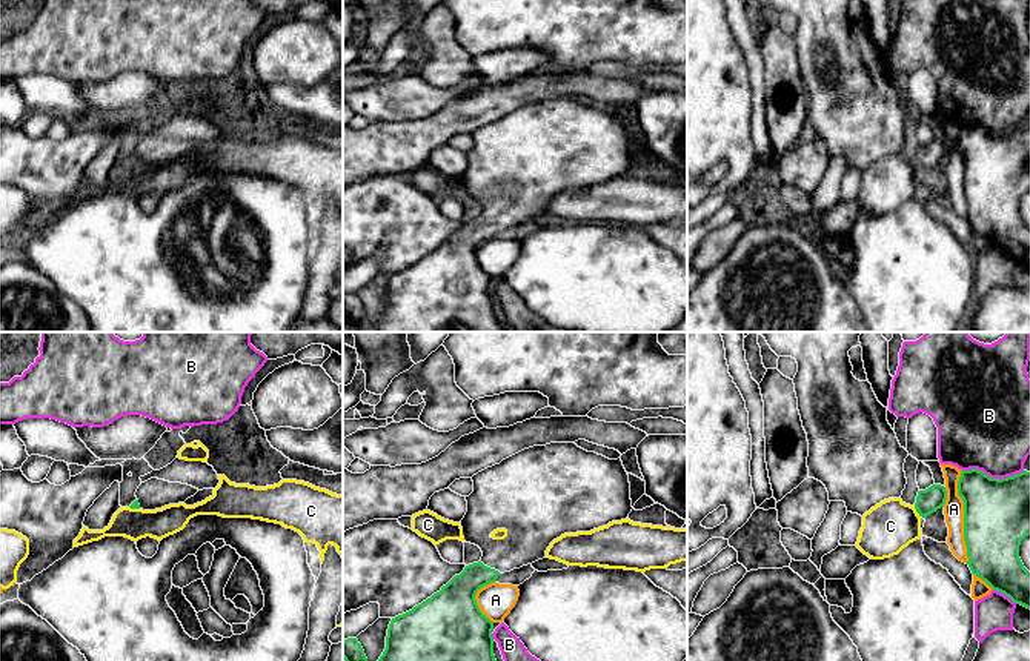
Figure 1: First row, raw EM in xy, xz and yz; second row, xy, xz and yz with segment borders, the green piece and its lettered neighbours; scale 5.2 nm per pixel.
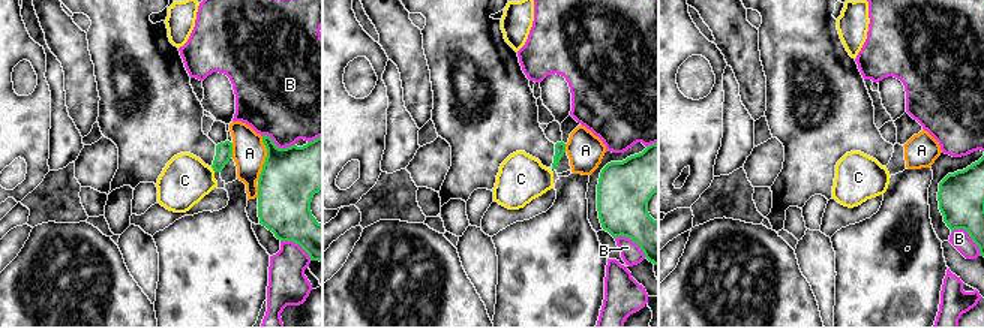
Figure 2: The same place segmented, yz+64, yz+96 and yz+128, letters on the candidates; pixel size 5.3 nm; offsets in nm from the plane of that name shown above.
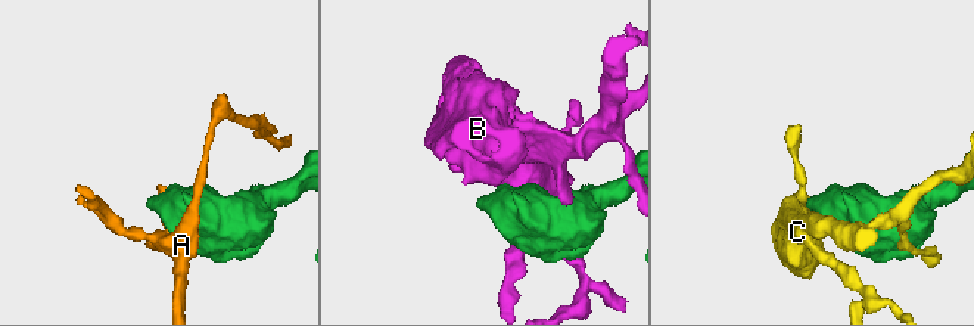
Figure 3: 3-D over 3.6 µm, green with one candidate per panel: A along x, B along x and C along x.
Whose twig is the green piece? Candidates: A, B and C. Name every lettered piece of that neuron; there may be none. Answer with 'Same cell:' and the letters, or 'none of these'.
Same cell: none of these

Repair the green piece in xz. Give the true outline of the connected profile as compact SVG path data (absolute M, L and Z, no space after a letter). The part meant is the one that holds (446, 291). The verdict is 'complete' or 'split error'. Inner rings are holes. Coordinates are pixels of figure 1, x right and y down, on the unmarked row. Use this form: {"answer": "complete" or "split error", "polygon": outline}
{"answer": "split error", "polygon": "M550 98L524 105L500 120L472 132L473 148L466 152L467 168L460 177L466 198L481 204L478 218L469 220L455 231L440 247L415 261L412 266L392 274L386 304L374 320L377 332L507 332L493 311L493 278L480 266L477 247L495 238L500 229L520 224L546 214L550 198L564 189L590 188L612 177L629 174L632 168L629 131L621 114L609 115L587 108L575 98Z"}

